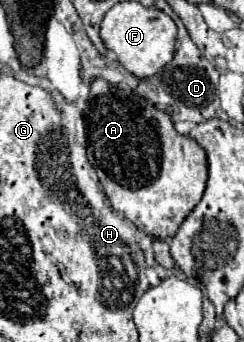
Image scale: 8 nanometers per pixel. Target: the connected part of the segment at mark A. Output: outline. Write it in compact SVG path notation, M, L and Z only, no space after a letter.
M98 78L92 82L86 114L86 132L88 132L88 154L98 170L98 178L104 186L104 192L112 204L112 210L124 212L124 216L134 222L140 230L156 236L170 238L184 222L184 214L200 202L206 180L208 180L208 160L202 146L188 136L176 132L170 116L158 110L148 100L128 94L116 86L110 86L106 80Z

